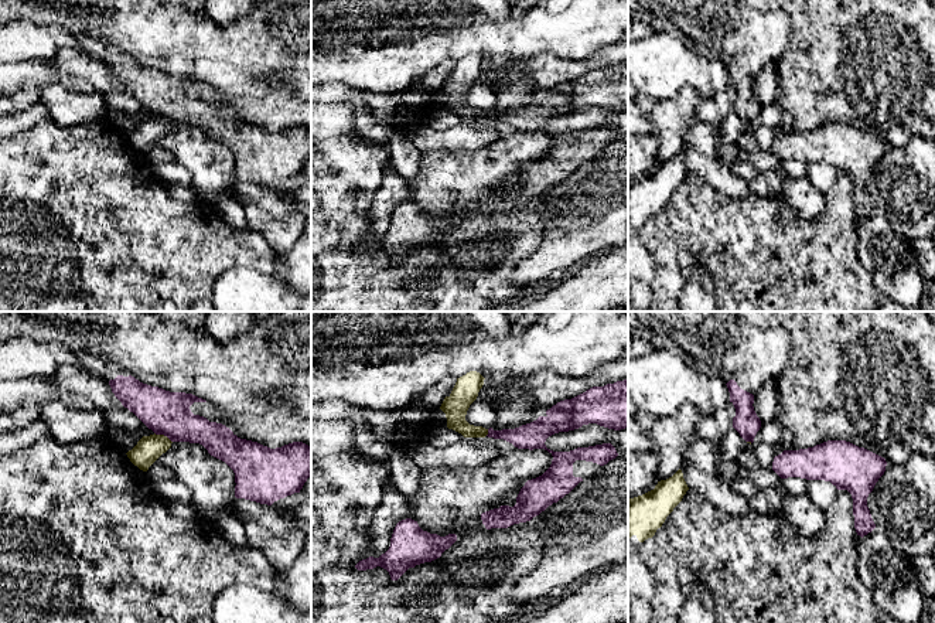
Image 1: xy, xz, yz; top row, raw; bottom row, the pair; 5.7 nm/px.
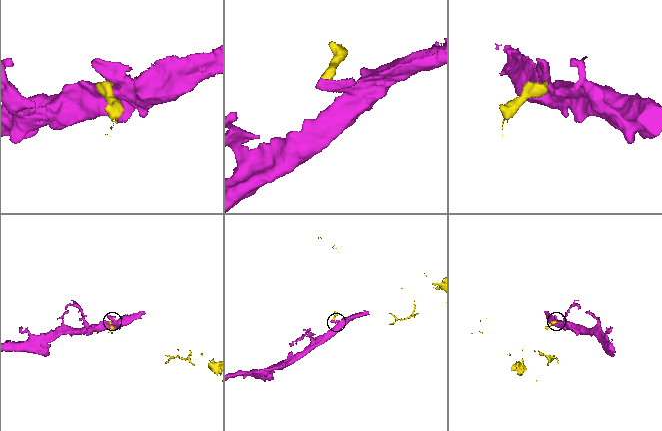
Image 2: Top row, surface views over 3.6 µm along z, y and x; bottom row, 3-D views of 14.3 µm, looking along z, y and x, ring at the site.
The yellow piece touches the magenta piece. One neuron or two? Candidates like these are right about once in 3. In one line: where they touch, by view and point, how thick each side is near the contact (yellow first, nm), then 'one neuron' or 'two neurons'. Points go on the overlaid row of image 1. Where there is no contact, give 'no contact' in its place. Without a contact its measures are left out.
meets yellow in xy at (163, 435); 150 nm thick on the yellow side, 240 nm on the other; two neurons

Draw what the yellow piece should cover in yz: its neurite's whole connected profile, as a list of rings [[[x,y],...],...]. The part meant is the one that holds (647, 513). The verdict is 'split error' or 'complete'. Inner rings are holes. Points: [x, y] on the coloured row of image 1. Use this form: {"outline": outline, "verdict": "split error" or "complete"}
{"outline": [[[679,469],[654,490],[628,498],[628,623],[652,623],[656,588],[639,556],[641,544],[652,538],[689,490]]], "verdict": "split error"}

